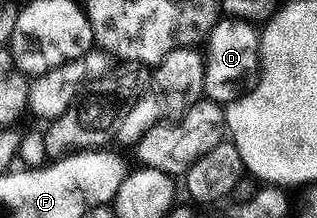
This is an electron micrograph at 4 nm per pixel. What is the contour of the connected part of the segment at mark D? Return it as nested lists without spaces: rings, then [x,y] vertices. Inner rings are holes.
[[[219,16],[204,42],[204,94],[209,100],[229,103],[243,97],[258,84],[258,71],[262,63],[261,42],[262,35],[255,22],[246,21],[242,17]]]

